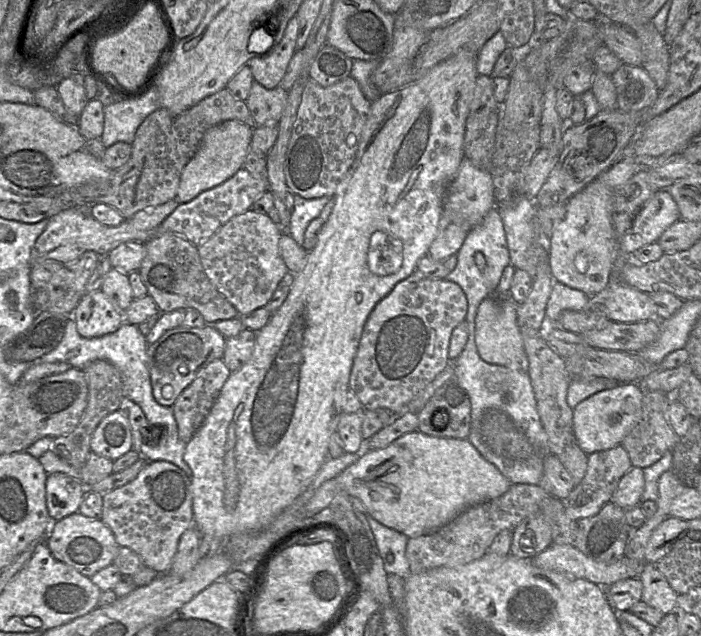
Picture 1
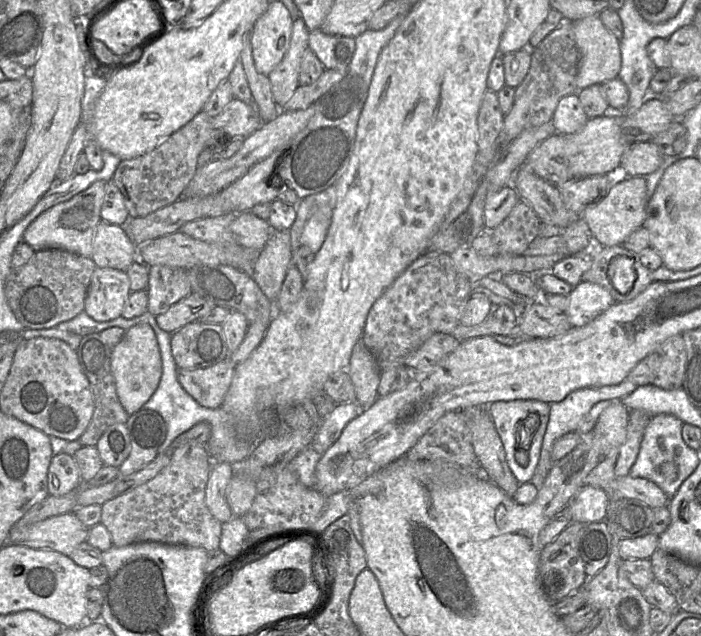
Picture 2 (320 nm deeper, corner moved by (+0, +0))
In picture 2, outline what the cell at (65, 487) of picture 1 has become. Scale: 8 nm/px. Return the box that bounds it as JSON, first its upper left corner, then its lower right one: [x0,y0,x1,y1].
[47,452,80,497]

